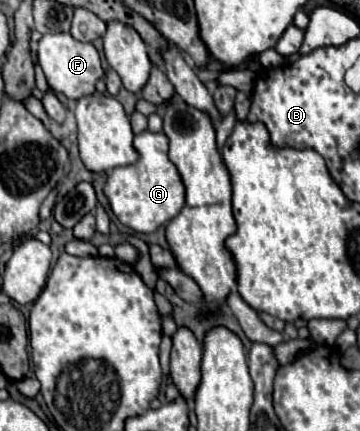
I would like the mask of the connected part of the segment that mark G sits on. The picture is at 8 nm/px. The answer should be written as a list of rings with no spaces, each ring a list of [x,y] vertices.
[[[138,133],[134,137],[134,149],[138,151],[138,161],[130,167],[112,169],[104,185],[104,195],[122,225],[138,233],[154,233],[184,207],[184,187],[174,163],[168,159],[168,143],[164,133]]]

